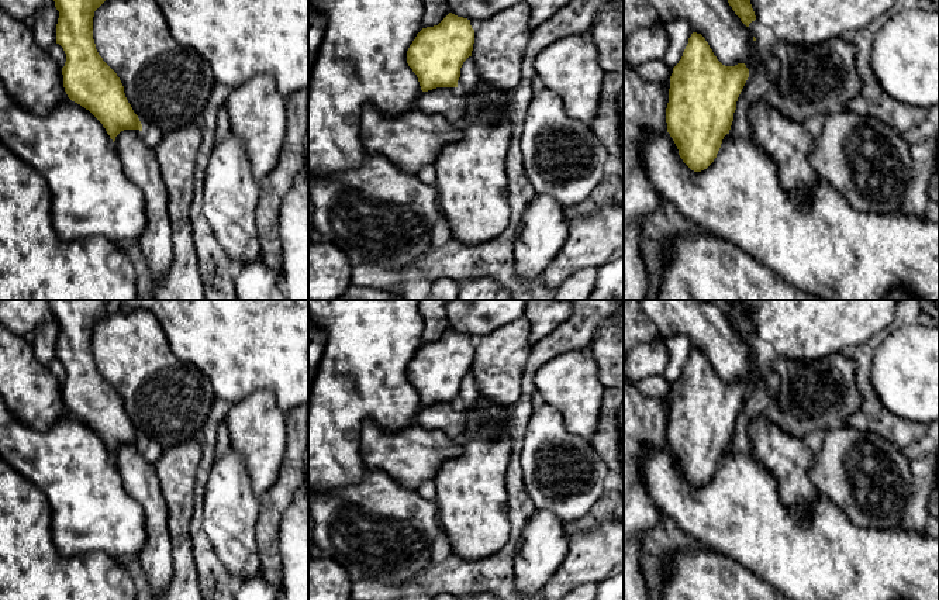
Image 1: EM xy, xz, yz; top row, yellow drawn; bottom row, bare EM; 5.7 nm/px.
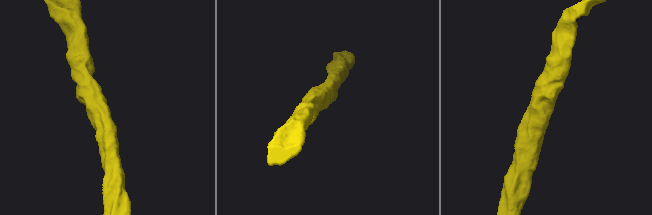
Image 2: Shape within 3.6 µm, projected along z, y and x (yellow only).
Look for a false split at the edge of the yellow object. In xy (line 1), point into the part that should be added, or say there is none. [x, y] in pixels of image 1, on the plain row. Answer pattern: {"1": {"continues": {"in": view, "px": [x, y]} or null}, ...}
{"1": {"continues": null}}

